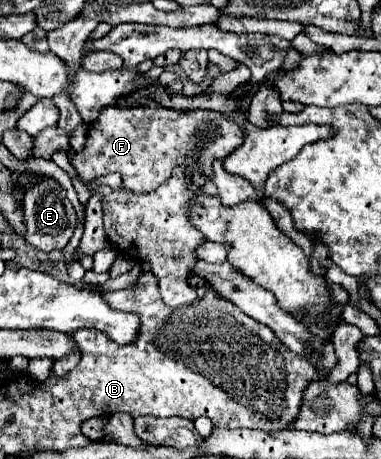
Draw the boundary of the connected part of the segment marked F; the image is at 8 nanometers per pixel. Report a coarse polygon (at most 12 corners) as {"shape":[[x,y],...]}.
{"shape":[[106,107],[72,160],[154,191],[178,163],[206,173],[244,141],[214,111]]}

